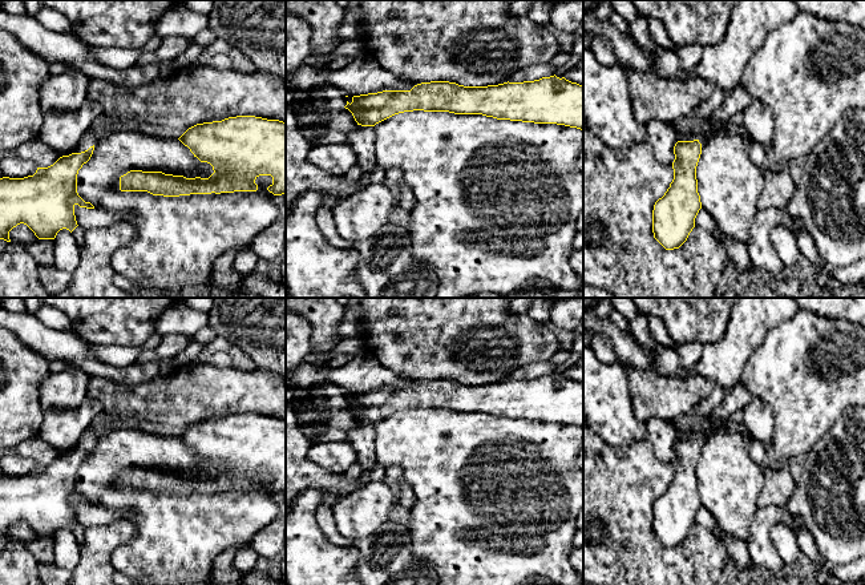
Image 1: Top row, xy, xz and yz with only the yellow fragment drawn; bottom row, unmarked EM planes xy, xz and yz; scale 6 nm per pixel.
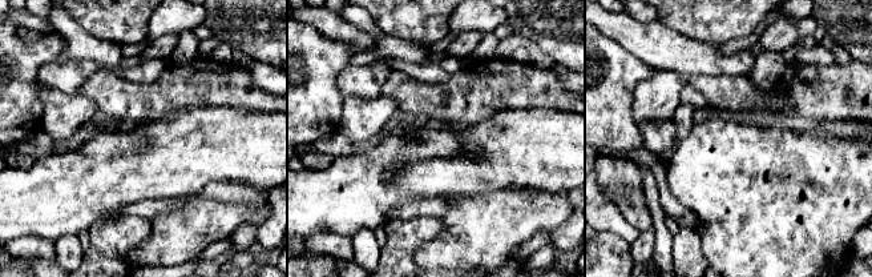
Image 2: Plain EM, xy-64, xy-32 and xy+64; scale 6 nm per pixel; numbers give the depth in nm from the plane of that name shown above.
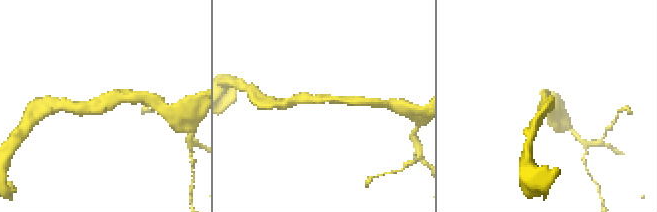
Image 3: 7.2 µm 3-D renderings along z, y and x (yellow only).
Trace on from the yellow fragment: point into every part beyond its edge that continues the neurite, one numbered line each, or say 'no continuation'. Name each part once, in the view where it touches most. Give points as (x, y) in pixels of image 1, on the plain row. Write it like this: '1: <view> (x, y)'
1: xy (89, 436)

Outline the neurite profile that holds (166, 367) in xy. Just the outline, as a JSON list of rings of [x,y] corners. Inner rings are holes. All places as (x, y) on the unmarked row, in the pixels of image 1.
[[[161,359],[158,362],[158,376],[167,378],[174,375],[181,368],[179,363],[173,359]]]

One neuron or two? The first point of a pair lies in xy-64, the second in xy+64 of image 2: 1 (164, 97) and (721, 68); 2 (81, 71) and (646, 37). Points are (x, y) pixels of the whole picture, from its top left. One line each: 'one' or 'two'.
1: two
2: two

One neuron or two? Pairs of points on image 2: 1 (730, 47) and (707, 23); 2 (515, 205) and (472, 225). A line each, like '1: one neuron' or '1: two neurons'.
1: two neurons
2: one neuron

